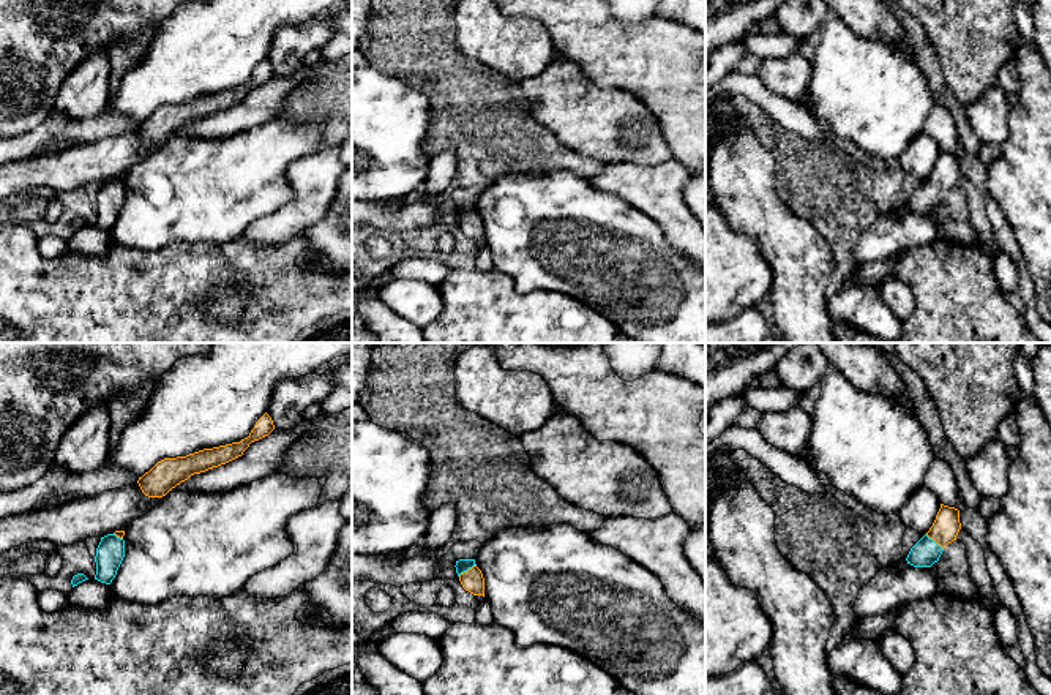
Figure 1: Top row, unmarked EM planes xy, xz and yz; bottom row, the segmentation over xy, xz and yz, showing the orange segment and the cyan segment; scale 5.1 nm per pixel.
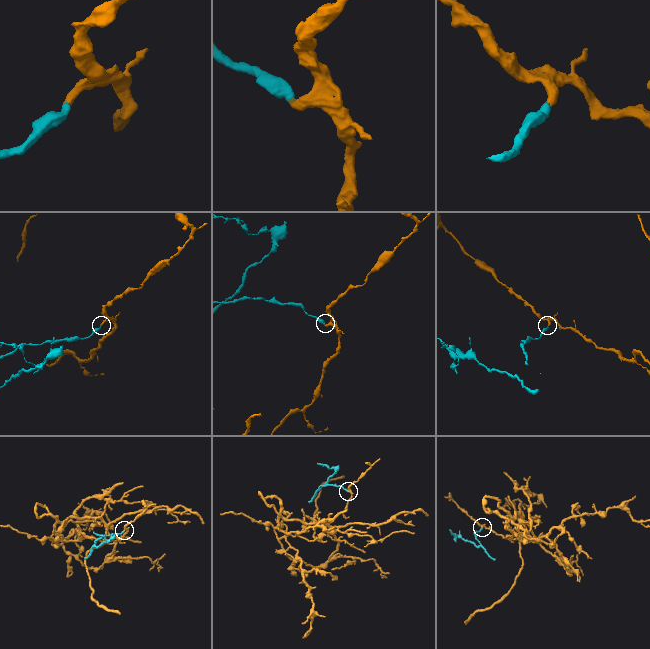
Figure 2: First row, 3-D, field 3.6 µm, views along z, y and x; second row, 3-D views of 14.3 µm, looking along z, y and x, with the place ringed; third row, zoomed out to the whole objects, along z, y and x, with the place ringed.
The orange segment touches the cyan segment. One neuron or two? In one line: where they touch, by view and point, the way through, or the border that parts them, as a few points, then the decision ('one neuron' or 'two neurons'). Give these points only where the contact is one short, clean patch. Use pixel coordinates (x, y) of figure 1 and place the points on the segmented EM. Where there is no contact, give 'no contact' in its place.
contact xz (467, 571); way xz (472, 580), (467, 571), (461, 566); one neuron

